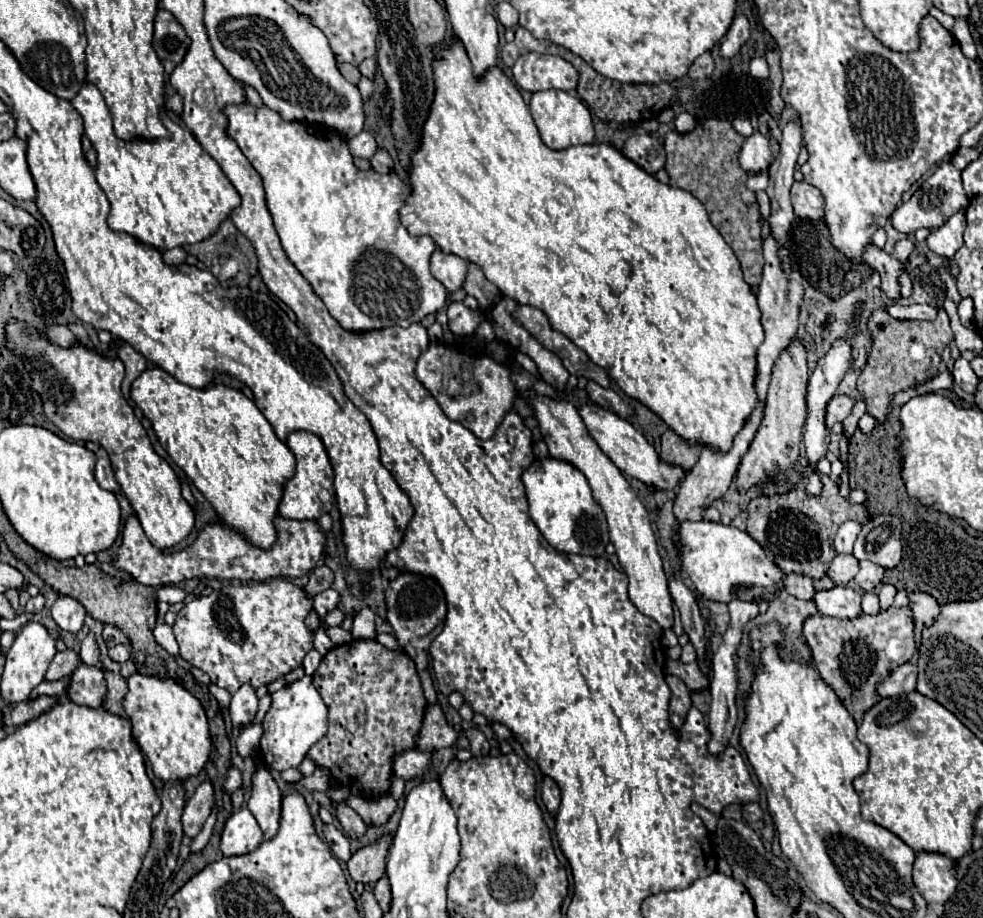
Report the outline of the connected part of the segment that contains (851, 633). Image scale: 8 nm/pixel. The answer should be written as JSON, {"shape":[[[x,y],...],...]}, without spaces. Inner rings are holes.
{"shape":[[[888,608],[876,616],[860,614],[852,620],[814,614],[804,620],[802,632],[812,650],[812,660],[818,672],[834,688],[856,724],[860,724],[864,712],[880,700],[876,694],[876,684],[894,668],[908,662],[916,650],[910,608]]]}

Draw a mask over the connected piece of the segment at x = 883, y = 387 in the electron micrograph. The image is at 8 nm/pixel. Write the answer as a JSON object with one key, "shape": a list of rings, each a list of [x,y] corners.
{"shape":[[[874,310],[866,326],[872,338],[872,352],[868,354],[866,368],[858,376],[858,392],[866,402],[866,412],[878,422],[884,422],[888,416],[888,402],[896,392],[918,386],[926,378],[938,374],[940,352],[954,338],[954,332],[944,310],[940,310],[938,318],[932,322],[894,322],[886,310]]]}

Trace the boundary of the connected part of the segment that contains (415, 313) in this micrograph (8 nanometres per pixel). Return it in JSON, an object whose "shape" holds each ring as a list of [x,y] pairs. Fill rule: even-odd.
{"shape":[[[232,104],[226,106],[226,116],[228,116],[228,136],[234,138],[240,146],[240,150],[244,152],[244,156],[250,160],[250,164],[258,170],[258,174],[264,180],[264,188],[266,188],[266,202],[268,202],[268,210],[274,218],[274,226],[276,232],[280,236],[282,248],[286,252],[286,256],[292,260],[292,264],[302,272],[302,276],[312,284],[316,296],[326,304],[328,312],[346,328],[346,330],[380,330],[386,326],[410,326],[414,322],[420,322],[424,316],[428,314],[436,314],[440,308],[446,306],[446,298],[448,292],[446,288],[432,276],[430,272],[430,256],[436,248],[434,240],[430,236],[412,236],[408,234],[408,230],[404,228],[404,224],[398,218],[398,210],[402,208],[406,196],[408,196],[408,186],[402,182],[402,178],[398,174],[376,174],[374,170],[368,172],[360,172],[354,162],[352,162],[352,154],[348,150],[346,140],[338,138],[332,132],[320,134],[320,130],[312,124],[306,122],[286,122],[282,120],[274,110],[270,110],[268,106],[262,108],[254,108],[252,104]]]}

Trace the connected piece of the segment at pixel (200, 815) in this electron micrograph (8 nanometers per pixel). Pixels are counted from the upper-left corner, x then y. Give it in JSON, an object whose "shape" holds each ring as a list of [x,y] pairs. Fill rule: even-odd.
{"shape":[[[206,780],[196,788],[192,798],[186,802],[186,808],[182,814],[182,824],[184,824],[186,836],[194,838],[202,830],[212,804],[214,804],[214,790],[212,790],[210,780]]]}

